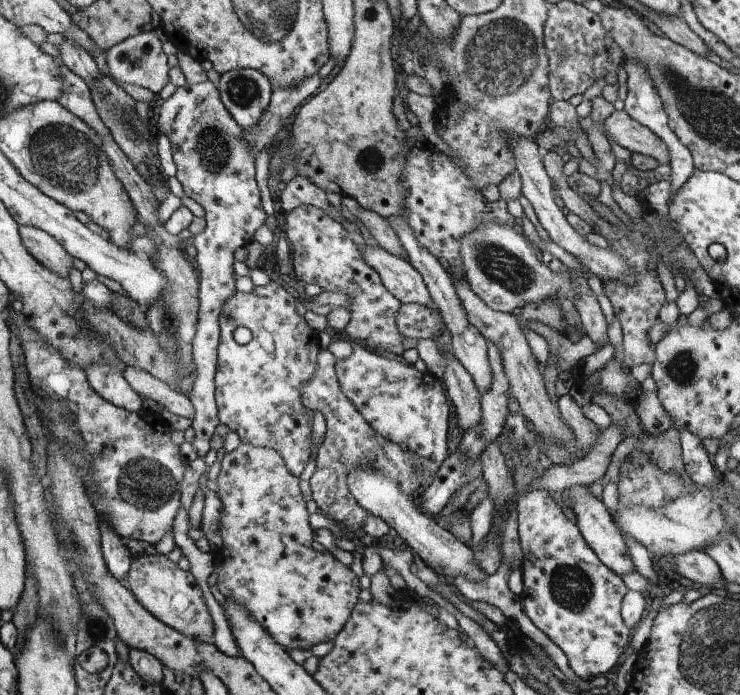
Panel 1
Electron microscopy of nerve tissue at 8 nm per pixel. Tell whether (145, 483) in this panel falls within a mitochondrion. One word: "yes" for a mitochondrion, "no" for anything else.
yes

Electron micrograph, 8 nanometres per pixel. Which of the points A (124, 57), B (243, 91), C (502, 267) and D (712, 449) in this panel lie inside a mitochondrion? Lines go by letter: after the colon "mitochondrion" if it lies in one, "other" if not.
A: other
B: mitochondrion
C: mitochondrion
D: other

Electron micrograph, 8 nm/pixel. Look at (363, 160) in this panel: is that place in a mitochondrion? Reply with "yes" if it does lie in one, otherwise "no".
yes

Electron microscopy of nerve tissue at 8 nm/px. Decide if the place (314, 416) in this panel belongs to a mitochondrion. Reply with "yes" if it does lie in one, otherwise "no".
no

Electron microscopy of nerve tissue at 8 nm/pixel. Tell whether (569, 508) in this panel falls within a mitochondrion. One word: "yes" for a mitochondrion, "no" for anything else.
no

